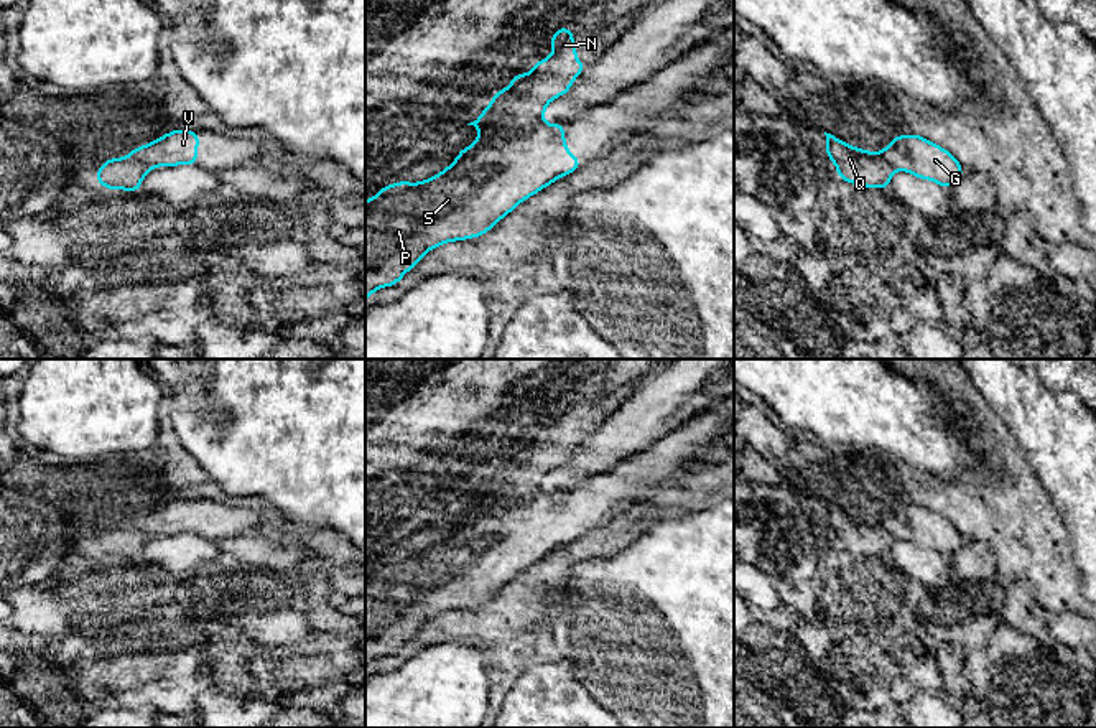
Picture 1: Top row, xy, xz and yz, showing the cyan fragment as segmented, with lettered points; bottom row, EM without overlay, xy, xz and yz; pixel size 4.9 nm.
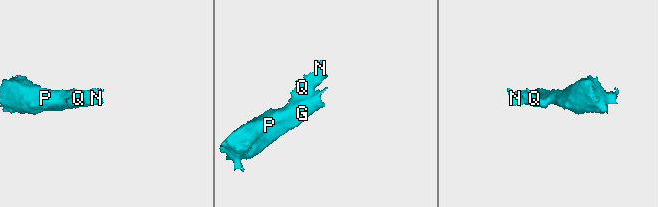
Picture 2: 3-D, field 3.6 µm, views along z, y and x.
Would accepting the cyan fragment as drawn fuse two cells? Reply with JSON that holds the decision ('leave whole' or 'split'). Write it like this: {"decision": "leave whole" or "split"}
{"decision": "split"}

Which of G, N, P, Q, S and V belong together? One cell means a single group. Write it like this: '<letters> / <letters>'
G P S V / N Q

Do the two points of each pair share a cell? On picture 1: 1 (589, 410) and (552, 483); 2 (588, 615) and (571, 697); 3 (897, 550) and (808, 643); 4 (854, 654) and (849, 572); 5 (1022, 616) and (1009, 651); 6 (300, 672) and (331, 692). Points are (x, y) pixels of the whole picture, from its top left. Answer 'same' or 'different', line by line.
1: different
2: different
3: different
4: same
5: different
6: different

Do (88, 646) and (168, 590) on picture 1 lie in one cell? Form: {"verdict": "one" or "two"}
{"verdict": "one"}

